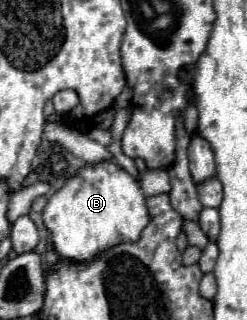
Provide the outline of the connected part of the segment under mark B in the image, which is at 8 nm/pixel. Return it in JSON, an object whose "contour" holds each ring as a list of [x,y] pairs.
{"contour":[[[113,159],[85,165],[57,189],[43,209],[43,221],[61,259],[91,261],[119,241],[135,241],[147,227],[149,213],[139,183]]]}

